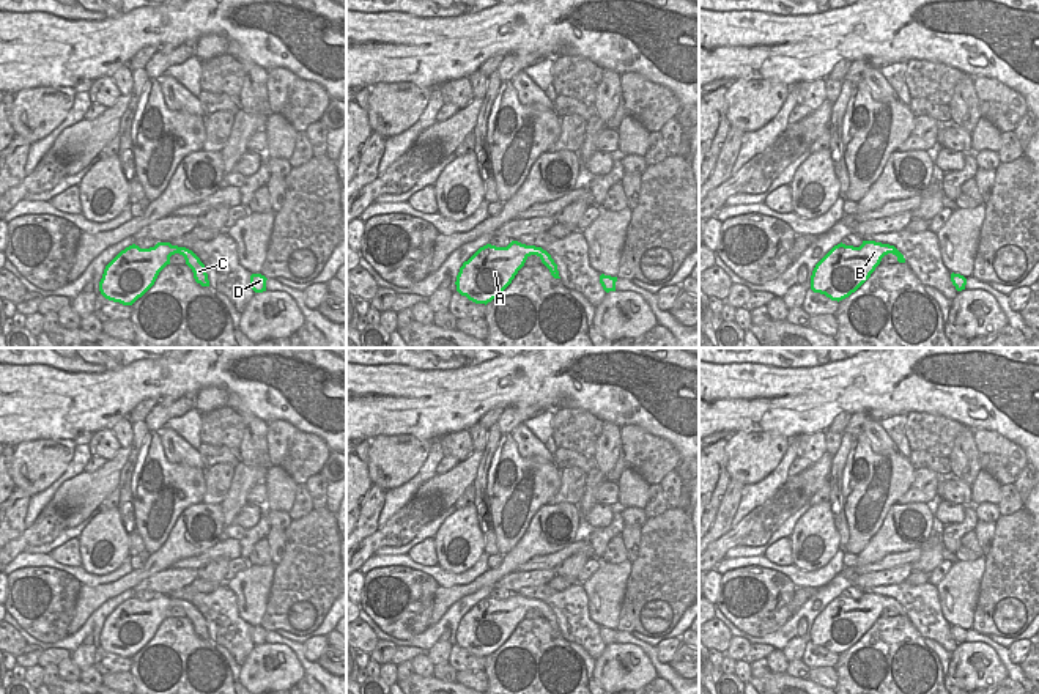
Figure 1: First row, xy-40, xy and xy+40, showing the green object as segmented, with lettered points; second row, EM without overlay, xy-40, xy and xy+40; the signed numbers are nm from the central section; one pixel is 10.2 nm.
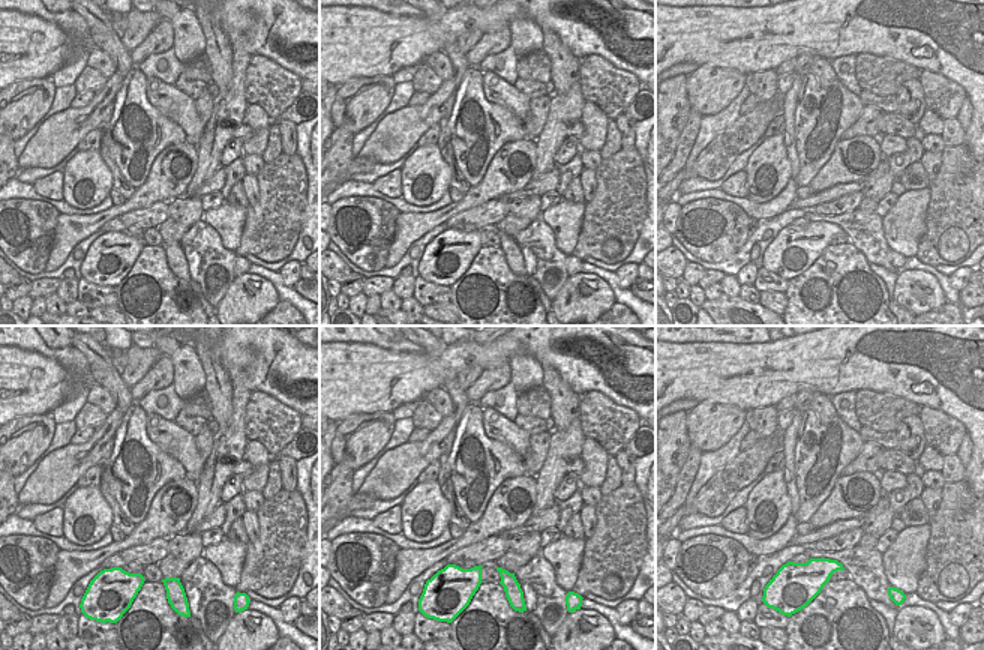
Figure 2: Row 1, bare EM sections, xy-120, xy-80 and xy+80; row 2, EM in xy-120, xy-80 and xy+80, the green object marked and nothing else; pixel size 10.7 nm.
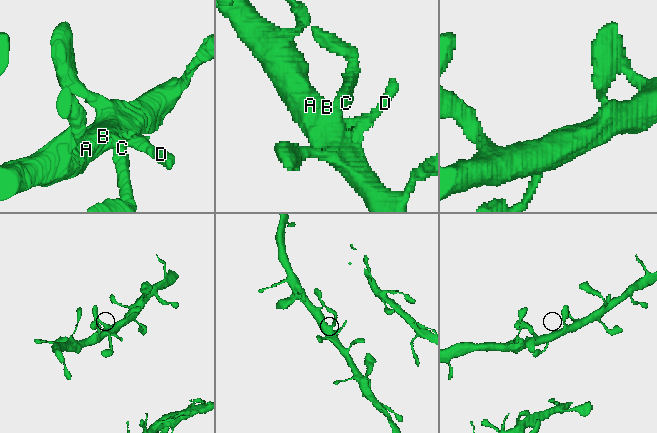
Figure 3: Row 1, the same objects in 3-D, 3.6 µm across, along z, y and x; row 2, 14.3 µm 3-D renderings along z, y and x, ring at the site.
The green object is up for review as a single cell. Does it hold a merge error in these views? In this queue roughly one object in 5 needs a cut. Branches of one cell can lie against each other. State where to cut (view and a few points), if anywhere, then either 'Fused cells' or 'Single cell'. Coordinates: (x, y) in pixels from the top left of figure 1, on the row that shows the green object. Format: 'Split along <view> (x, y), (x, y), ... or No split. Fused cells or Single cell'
No split. Single cell.

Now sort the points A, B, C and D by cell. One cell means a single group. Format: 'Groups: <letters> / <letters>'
Groups: A B C D.

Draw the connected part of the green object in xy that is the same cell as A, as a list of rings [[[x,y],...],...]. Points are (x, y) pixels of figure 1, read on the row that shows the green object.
[[[512,241],[507,247],[486,244],[464,261],[457,275],[457,291],[486,305],[512,283],[531,255],[537,255],[554,279],[560,279],[557,264],[546,250]]]

